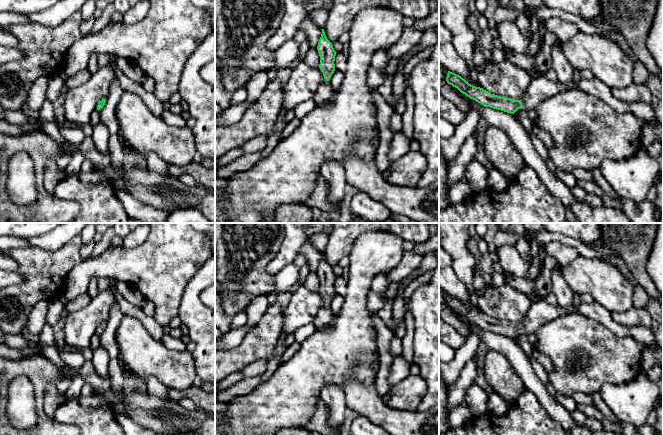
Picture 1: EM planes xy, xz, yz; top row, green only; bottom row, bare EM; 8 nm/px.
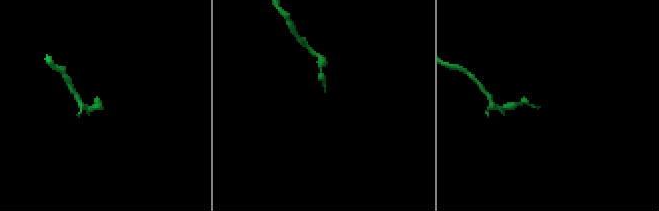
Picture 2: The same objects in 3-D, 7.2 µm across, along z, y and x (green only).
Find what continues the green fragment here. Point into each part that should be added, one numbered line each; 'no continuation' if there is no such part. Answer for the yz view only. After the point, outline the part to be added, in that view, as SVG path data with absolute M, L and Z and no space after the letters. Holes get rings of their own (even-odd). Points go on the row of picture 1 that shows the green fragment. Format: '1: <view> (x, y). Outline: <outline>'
1: yz (540, 88). Outline: M543 74L532 79L526 93L521 98L522 107L535 123L537 119L537 106L549 97L572 88L582 82L580 76L574 76L571 83L549 81Z

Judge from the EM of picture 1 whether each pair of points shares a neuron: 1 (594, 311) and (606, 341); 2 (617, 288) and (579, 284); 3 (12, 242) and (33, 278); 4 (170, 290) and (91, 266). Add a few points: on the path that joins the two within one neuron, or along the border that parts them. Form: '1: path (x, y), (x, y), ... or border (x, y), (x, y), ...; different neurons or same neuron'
1: border (577, 312), (602, 323), (618, 335); different neurons
2: path (608, 286), (605, 284), (588, 284); same neuron
3: border (30, 245), (10, 249); different neurons
4: path (150, 270), (147, 267), (140, 266), (111, 266); same neuron

